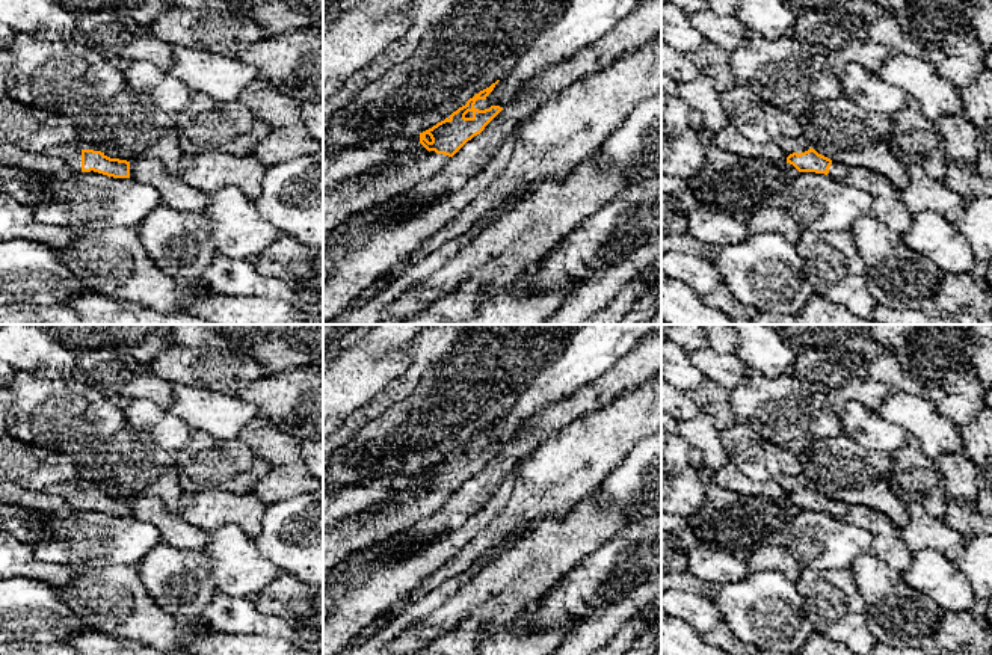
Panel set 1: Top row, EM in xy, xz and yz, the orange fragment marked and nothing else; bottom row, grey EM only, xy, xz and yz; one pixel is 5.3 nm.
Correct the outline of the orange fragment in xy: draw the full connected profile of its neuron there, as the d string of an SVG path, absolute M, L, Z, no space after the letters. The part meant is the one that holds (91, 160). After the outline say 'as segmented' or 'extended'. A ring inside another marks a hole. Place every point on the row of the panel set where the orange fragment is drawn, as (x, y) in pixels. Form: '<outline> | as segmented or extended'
M60 145L47 149L44 154L62 158L66 168L75 172L98 172L113 178L130 178L130 161L110 158L101 151Z | extended

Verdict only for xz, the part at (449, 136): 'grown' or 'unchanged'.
grown

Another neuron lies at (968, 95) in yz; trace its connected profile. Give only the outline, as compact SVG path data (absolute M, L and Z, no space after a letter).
M981 71L975 81L960 89L963 116L978 130L992 125L992 71Z

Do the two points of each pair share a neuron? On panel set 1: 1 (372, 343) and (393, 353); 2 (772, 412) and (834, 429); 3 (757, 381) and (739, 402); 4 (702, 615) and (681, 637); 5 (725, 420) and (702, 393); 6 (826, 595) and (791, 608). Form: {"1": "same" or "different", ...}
{"1": "same", "2": "same", "3": "same", "4": "different", "5": "same", "6": "different"}

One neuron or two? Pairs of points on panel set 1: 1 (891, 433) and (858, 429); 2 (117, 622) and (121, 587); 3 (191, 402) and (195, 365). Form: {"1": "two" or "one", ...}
{"1": "one", "2": "one", "3": "two"}

